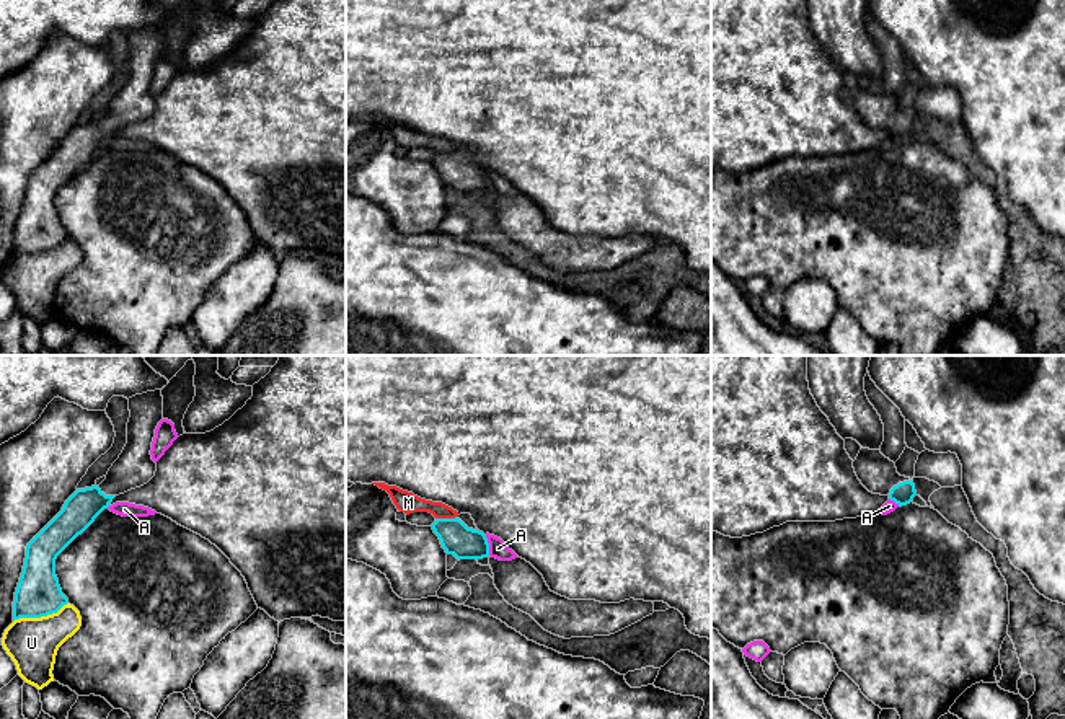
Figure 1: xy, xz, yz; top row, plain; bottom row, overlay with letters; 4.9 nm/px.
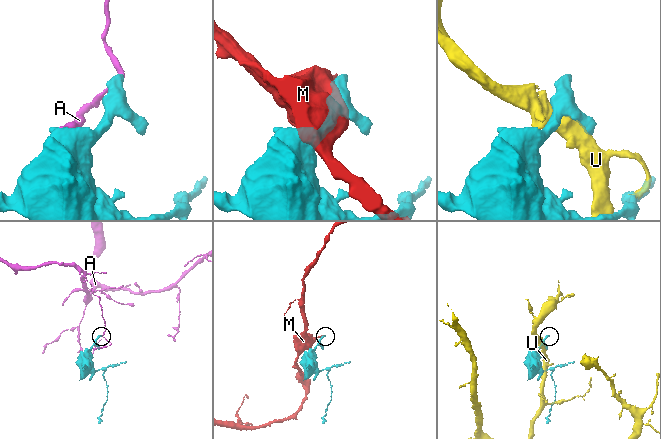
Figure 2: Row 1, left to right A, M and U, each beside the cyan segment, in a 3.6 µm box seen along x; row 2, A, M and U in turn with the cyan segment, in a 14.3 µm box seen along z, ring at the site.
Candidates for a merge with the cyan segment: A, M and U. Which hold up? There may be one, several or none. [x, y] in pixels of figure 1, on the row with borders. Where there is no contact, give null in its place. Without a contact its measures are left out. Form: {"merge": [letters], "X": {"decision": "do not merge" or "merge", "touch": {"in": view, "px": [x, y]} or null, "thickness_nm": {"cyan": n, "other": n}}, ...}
{"merge": [], "A": {"decision": "do not merge", "touch": {"in": "xz", "px": [488, 545]}, "thickness_nm": {"cyan": 160, "other": 90}}, "M": {"decision": "do not merge", "touch": {"in": "xz", "px": [446, 519]}, "thickness_nm": {"cyan": 160, "other": 100}}, "U": {"decision": "do not merge", "touch": {"in": "xy", "px": [39, 617]}, "thickness_nm": {"cyan": 220, "other": 260}}}

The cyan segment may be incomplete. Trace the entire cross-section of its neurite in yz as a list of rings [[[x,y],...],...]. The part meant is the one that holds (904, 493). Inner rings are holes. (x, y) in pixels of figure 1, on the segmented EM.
[[[861,447],[853,468],[869,492],[887,496],[899,507],[910,504],[917,496],[913,481],[900,476],[895,463],[886,458],[881,450]]]

